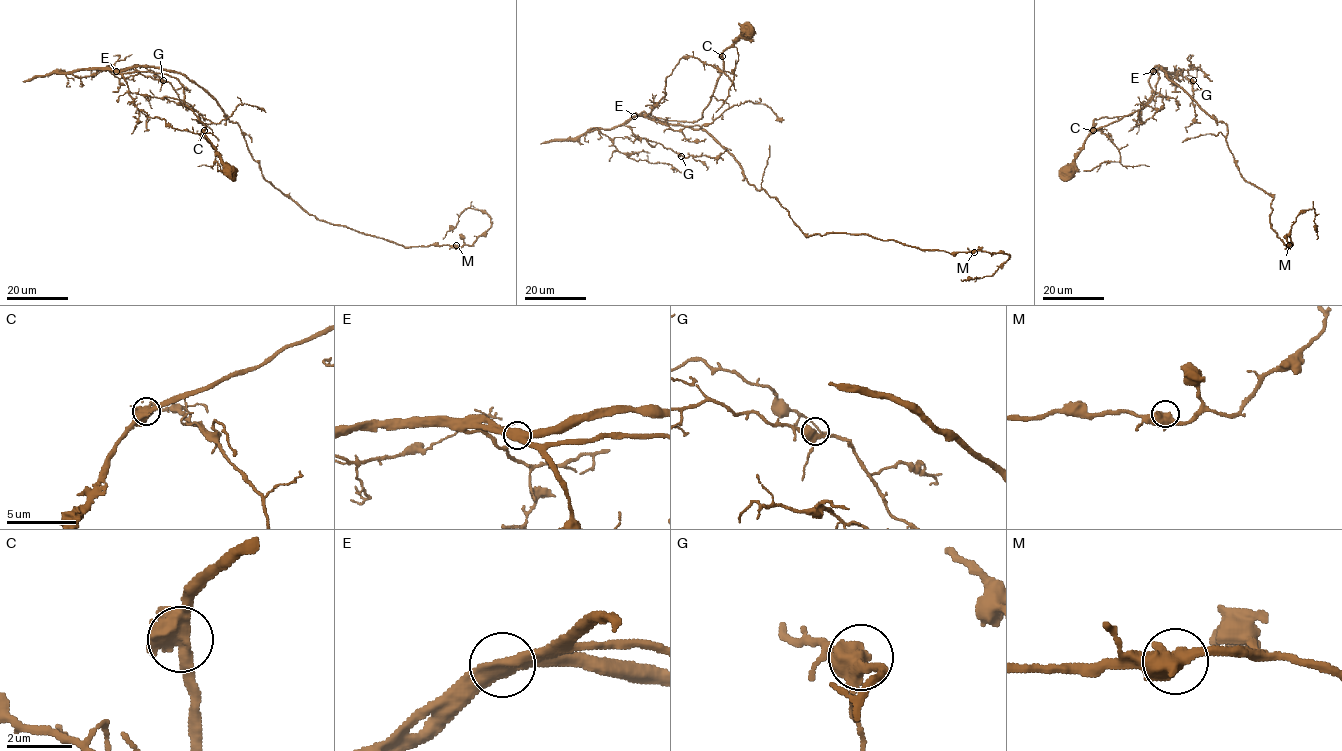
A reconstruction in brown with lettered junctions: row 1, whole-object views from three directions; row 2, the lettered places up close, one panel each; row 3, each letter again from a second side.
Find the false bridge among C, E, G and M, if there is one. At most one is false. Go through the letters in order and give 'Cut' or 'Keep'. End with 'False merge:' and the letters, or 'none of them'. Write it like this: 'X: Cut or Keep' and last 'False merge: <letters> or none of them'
C: Keep
E: Keep
G: Keep
M: Keep
False merge: none of them

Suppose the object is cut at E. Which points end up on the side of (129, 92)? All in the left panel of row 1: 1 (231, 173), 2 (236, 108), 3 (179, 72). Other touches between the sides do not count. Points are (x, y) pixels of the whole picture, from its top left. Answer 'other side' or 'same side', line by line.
1: same side
2: same side
3: other side

